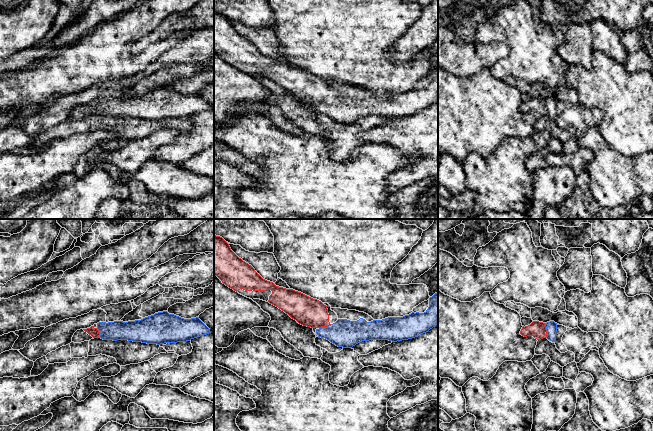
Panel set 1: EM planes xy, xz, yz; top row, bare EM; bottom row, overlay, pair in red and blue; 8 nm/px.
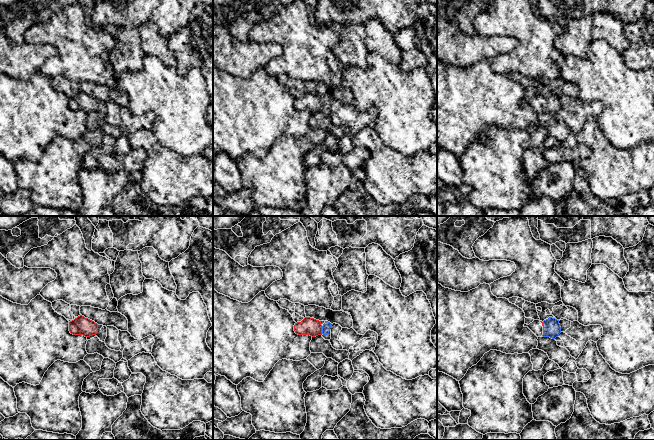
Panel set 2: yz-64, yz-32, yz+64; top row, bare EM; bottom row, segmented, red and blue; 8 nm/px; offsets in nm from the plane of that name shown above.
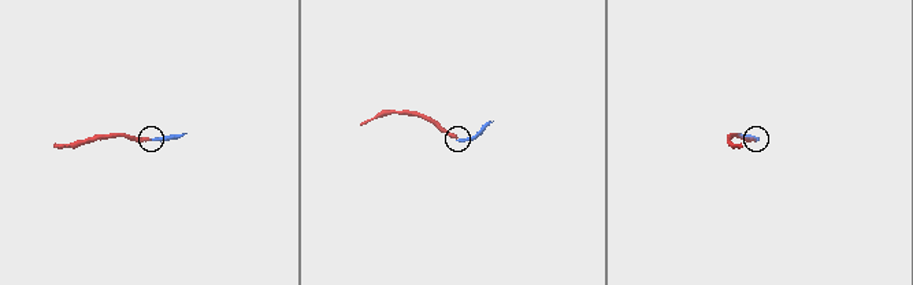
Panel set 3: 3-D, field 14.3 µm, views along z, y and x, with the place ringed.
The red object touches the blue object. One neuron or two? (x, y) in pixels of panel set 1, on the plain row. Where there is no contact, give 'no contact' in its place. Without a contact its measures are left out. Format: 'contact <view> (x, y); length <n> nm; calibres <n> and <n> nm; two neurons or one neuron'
contact yz (546, 106); length 120 nm; calibres 130 and 90 nm; one neuron

